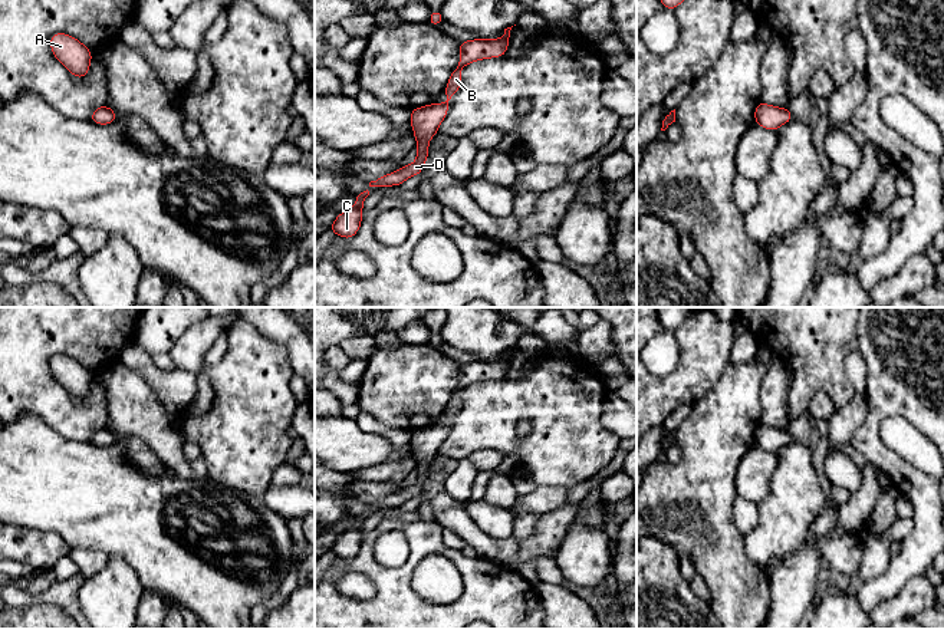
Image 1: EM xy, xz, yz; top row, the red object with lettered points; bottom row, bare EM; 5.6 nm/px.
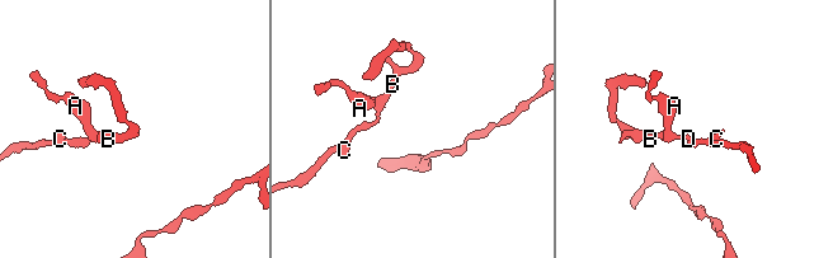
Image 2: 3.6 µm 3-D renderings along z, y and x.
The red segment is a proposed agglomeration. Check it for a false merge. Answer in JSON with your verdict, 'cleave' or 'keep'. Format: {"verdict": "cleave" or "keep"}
{"verdict": "keep"}

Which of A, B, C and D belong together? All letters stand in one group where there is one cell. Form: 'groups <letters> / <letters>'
groups A B C D

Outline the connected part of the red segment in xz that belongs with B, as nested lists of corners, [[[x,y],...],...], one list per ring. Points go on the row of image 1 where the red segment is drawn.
[[[512,27],[504,29],[504,36],[496,40],[476,39],[460,43],[460,63],[453,70],[444,90],[447,101],[444,103],[431,103],[411,111],[409,124],[412,125],[414,136],[418,142],[417,161],[411,165],[404,165],[395,172],[371,181],[369,187],[401,185],[407,178],[422,172],[424,162],[428,159],[428,142],[438,132],[440,124],[448,112],[448,101],[460,88],[461,69],[474,60],[504,56],[509,46],[510,30]]]

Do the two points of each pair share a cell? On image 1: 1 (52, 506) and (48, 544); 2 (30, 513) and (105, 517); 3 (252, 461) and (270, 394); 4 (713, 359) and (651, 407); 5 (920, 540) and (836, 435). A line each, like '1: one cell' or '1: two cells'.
1: two cells
2: one cell
3: one cell
4: one cell
5: two cells

